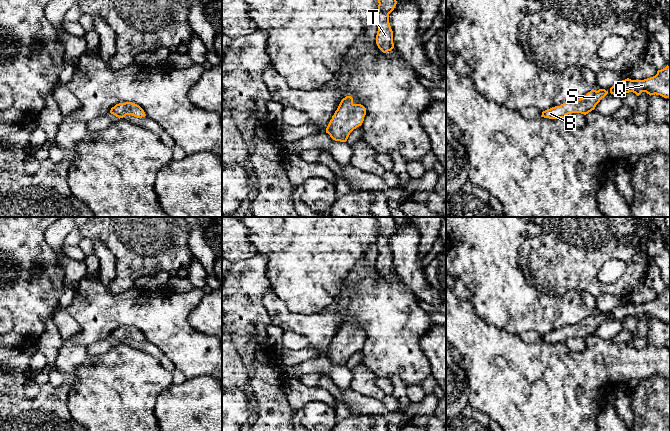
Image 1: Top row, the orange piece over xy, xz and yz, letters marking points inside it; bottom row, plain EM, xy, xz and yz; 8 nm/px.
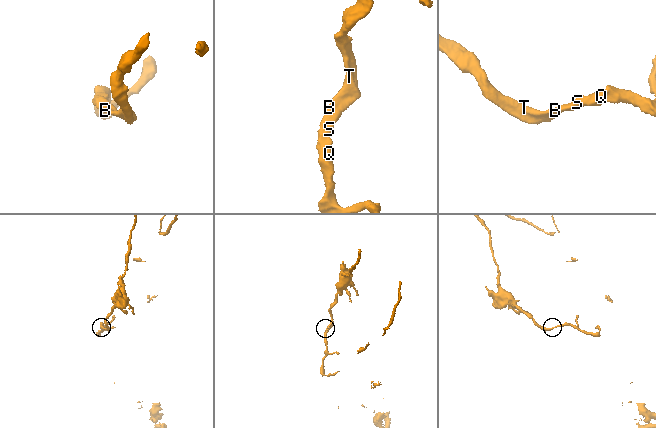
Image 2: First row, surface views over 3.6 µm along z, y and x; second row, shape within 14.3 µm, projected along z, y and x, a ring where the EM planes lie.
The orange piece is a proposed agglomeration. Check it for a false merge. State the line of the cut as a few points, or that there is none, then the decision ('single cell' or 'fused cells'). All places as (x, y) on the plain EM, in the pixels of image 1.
cut none; single cell

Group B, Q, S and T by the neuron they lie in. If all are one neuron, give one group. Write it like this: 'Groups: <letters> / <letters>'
Groups: B Q S T

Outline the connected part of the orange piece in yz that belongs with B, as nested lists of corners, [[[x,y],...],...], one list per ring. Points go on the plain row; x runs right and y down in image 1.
[[[592,313],[582,322],[574,325],[568,325],[560,330],[555,330],[542,336],[541,341],[549,343],[565,342],[571,337],[588,338],[595,333],[596,329],[604,322],[609,316],[605,313],[598,315]]]

